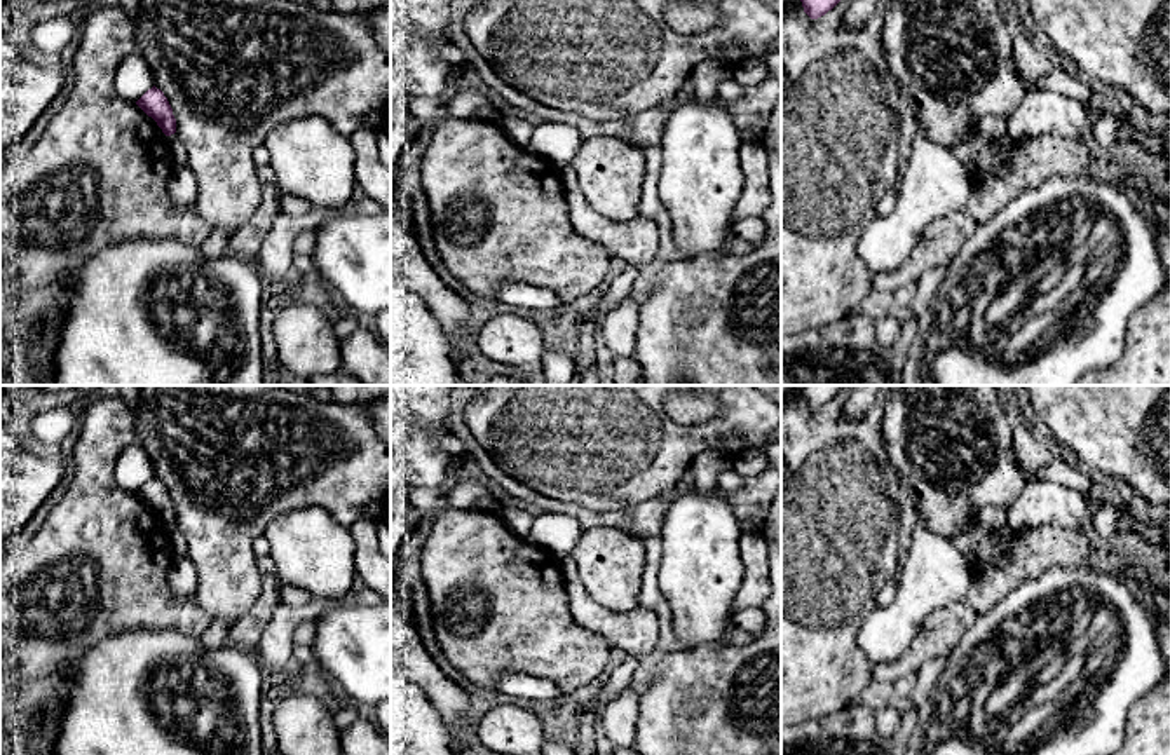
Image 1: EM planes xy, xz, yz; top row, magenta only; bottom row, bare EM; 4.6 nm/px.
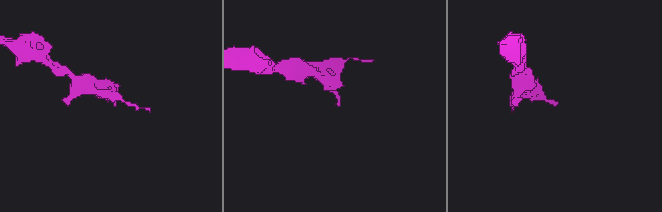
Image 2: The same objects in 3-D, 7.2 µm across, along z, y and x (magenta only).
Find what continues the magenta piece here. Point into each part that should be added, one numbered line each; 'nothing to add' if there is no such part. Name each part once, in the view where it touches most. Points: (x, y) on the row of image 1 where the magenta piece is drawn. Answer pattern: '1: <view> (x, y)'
nothing to add

